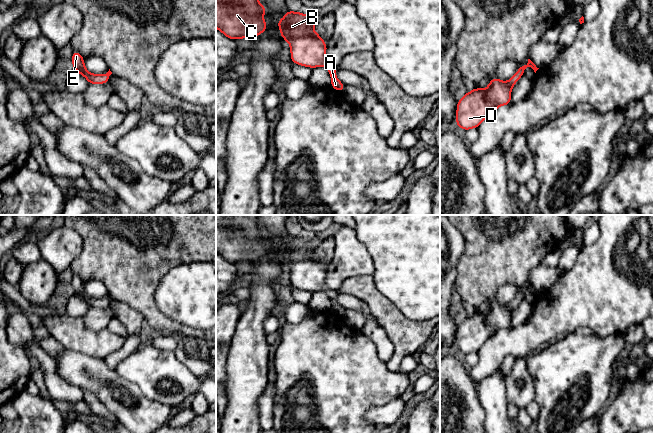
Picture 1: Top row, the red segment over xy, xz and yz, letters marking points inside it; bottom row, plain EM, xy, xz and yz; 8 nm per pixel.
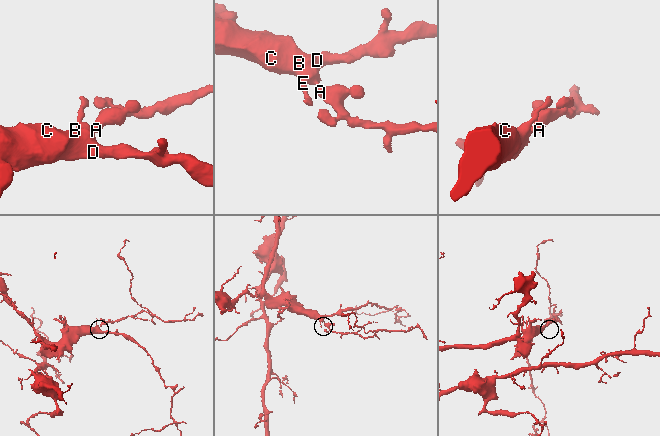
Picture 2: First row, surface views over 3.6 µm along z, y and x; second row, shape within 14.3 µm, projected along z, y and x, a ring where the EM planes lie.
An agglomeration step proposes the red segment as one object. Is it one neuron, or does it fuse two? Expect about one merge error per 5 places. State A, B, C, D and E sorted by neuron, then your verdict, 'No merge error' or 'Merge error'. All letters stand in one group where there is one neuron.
Groups: A B C D E. No merge error

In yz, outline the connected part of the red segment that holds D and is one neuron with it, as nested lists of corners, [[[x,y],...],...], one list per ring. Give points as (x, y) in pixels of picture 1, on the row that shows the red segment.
[[[528,59],[528,63],[522,63],[508,82],[492,78],[485,90],[474,88],[471,92],[467,92],[457,102],[456,125],[465,131],[478,128],[483,120],[498,107],[510,105],[511,89],[523,77],[527,66],[531,67],[535,73],[539,69]]]

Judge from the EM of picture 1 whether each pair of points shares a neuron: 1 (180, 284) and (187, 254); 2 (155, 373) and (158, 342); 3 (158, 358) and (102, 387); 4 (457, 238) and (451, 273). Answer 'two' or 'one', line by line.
1: two
2: two
3: two
4: one

